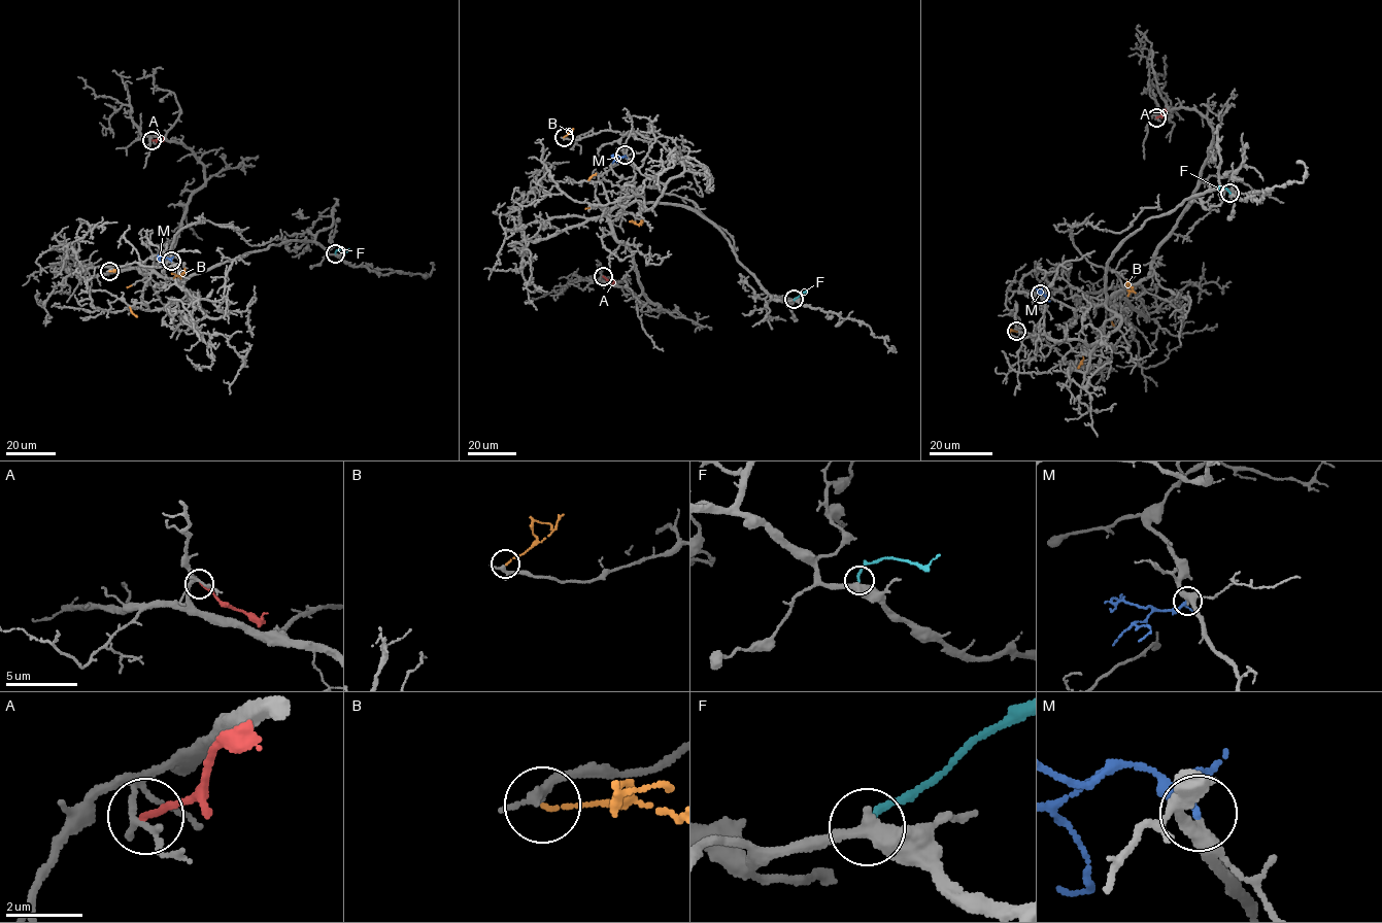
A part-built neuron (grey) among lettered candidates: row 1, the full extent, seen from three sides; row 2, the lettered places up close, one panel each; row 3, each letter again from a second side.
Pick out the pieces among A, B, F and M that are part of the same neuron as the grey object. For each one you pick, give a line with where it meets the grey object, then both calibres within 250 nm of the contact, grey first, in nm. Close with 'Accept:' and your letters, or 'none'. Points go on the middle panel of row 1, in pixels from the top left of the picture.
Accept: none

